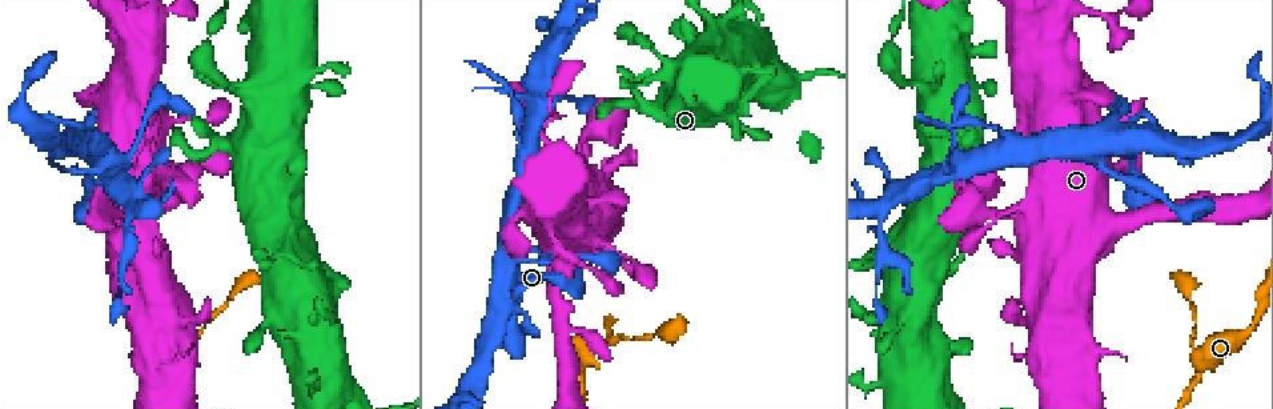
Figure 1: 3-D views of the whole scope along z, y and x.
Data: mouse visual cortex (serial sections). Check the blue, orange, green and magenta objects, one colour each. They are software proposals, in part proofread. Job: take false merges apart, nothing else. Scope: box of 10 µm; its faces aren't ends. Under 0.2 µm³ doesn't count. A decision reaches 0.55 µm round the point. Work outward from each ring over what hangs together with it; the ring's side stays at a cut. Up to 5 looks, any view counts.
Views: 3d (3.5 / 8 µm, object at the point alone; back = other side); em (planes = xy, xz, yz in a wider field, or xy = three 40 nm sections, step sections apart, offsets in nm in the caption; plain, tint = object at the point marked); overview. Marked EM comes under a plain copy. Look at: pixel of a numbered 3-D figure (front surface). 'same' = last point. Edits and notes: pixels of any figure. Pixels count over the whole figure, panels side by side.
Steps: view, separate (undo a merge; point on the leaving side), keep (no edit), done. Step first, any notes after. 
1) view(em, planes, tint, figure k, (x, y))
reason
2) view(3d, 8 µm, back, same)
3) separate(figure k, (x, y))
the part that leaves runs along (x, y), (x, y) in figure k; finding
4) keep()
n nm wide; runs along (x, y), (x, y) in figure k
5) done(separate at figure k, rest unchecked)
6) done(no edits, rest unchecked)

view(3d, 8 µm, figure 1, (1103, 151))
branch point

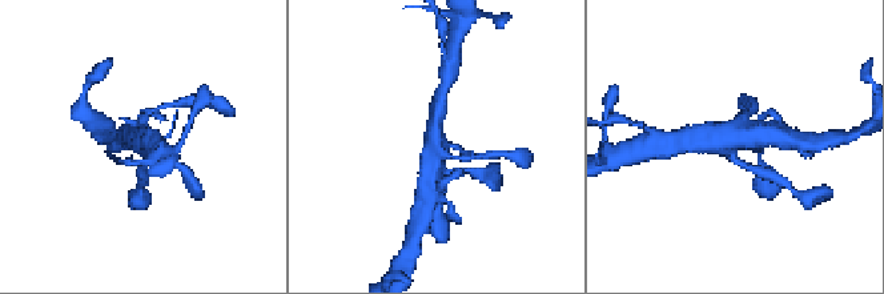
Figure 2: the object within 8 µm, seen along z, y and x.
view(em, xy, step 1, tint, same)

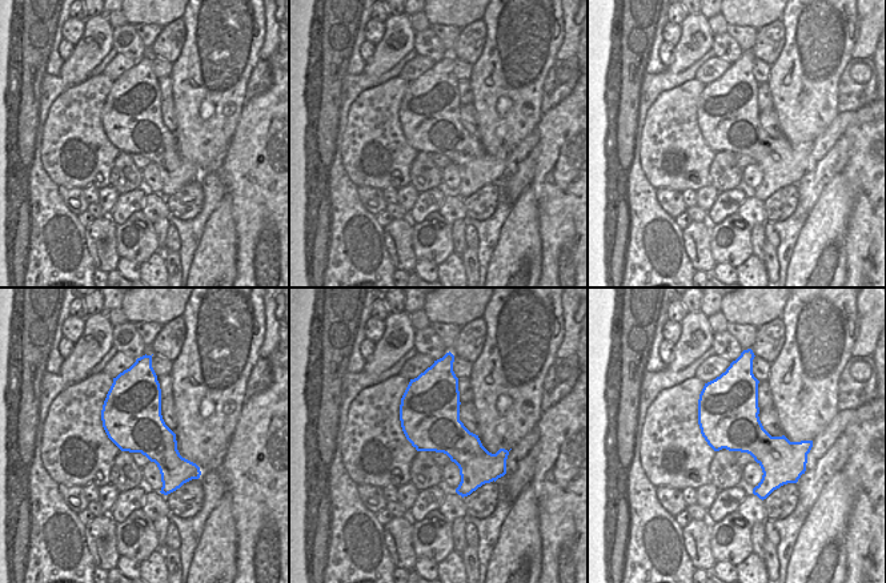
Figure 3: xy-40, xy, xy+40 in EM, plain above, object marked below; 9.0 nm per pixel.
keep()
runs along (771, 128), (734, 140), (694, 140) in figure 2; continuous, no second cell

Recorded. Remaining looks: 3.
view(3d, 3.5 µm, figure 1, (1199, 376))
sharp bend

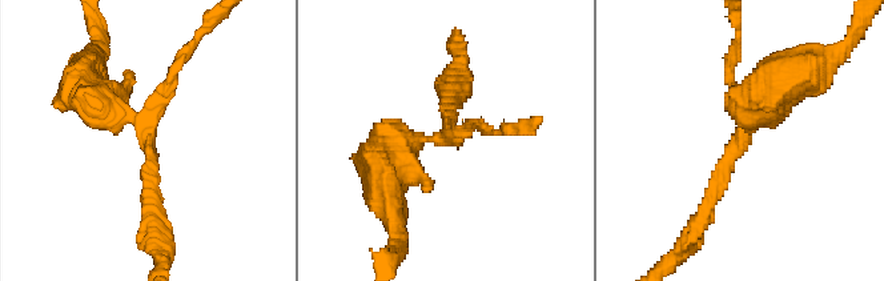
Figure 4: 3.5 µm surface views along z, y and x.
view(em, xy, step 1, tint, figure 4, (743, 136))
shape alone is not enough

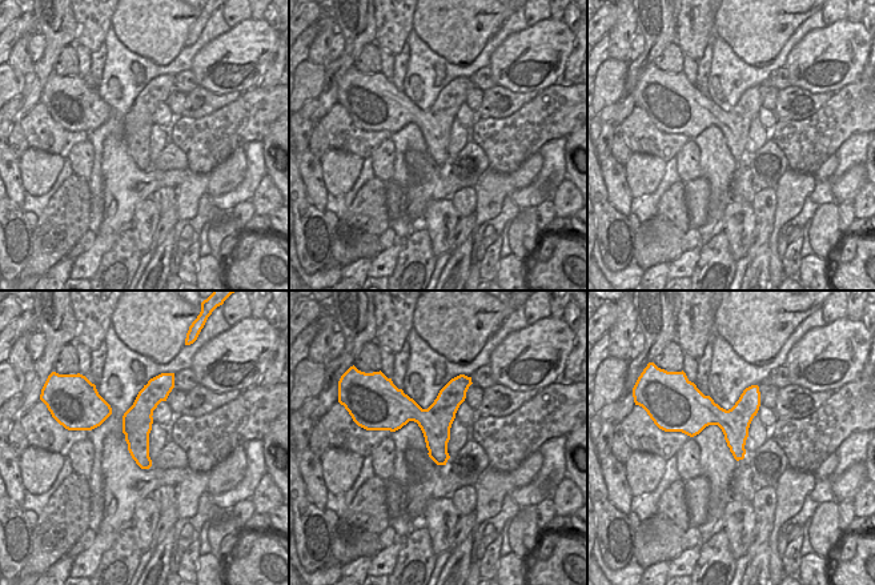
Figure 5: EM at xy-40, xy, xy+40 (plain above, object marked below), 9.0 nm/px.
keep()
runs along (774, 85), (747, 117), (702, 216) in figure 4; one cell here

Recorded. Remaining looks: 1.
done(no edits, rest unchecked)

